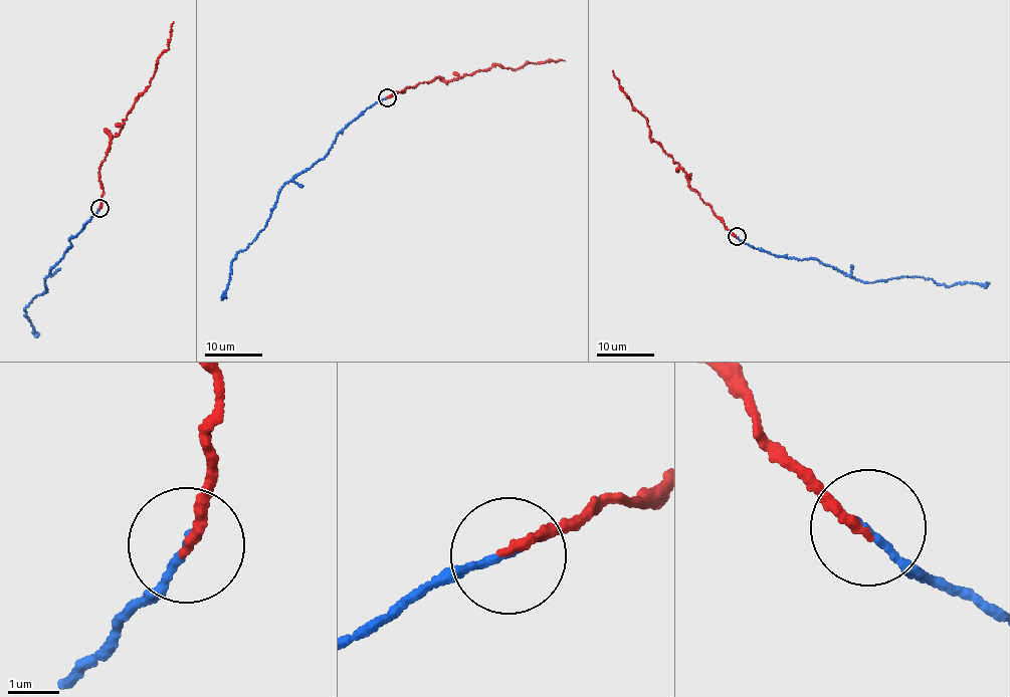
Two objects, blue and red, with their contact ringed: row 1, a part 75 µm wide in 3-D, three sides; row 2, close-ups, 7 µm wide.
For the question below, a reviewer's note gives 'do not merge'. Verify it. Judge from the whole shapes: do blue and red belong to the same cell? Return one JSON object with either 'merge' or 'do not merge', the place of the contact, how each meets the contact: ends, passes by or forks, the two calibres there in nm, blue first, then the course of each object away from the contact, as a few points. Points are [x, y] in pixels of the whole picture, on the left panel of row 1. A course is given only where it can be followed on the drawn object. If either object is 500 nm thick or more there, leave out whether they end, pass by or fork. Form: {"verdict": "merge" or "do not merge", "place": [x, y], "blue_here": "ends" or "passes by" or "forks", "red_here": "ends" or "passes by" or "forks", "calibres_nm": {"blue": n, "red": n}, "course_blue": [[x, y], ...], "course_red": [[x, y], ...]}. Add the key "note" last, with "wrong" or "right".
{"verdict": "do not merge", "place": [99, 208], "blue_here": "ends", "red_here": "ends", "calibres_nm": {"blue": 120, "red": 190}, "course_blue": [[98, 208], [51, 267], [45, 280], [47, 291], [29, 302], [25, 315], [33, 332]], "course_red": [[98, 208], [103, 190], [98, 169], [111, 139], [120, 131], [159, 58], [168, 50], [173, 21]], "note": "right"}

